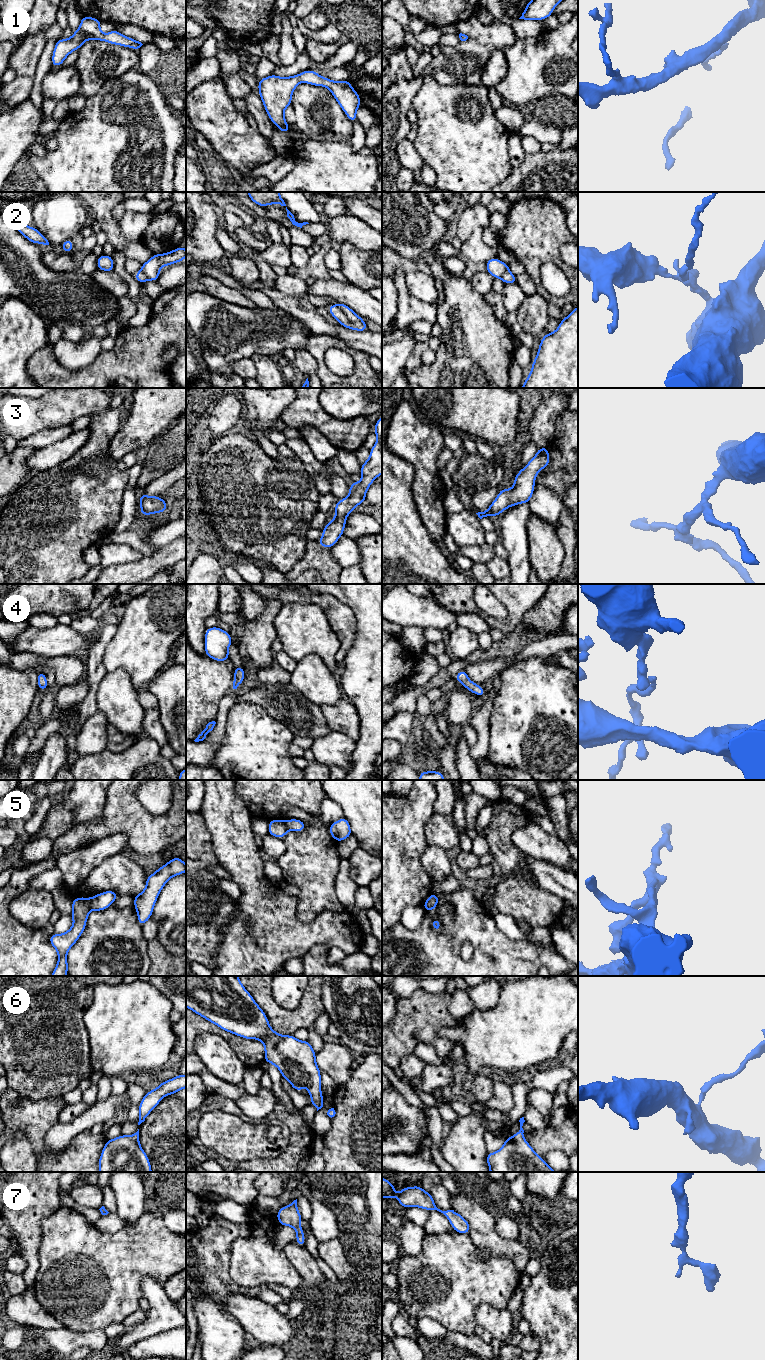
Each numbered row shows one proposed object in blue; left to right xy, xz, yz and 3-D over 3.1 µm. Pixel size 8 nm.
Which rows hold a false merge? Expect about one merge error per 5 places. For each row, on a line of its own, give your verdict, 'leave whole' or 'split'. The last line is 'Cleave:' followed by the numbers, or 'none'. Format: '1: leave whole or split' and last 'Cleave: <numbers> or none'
1: leave whole
2: split
3: leave whole
4: leave whole
5: split
6: leave whole
7: leave whole
Cleave: 2, 5

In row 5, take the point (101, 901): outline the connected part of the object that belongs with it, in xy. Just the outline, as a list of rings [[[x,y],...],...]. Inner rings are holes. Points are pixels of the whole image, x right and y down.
[[[112,890],[99,893],[92,897],[90,902],[90,909],[94,911],[103,911],[113,905],[113,902],[119,895]]]

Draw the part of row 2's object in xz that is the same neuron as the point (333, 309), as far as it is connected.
[[[331,304],[327,307],[327,309],[329,310],[330,314],[338,321],[339,324],[347,329],[352,329],[351,322],[336,305]]]

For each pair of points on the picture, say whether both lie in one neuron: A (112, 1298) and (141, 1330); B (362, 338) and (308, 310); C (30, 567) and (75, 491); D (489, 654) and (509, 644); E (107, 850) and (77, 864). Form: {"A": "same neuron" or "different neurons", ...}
{"A": "different neurons", "B": "same neuron", "C": "same neuron", "D": "same neuron", "E": "same neuron"}

